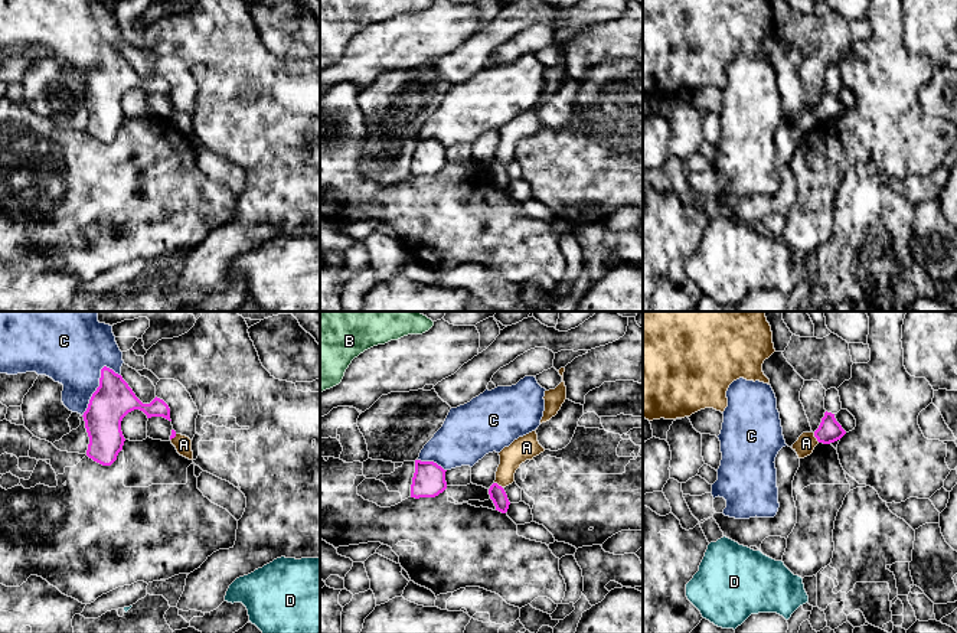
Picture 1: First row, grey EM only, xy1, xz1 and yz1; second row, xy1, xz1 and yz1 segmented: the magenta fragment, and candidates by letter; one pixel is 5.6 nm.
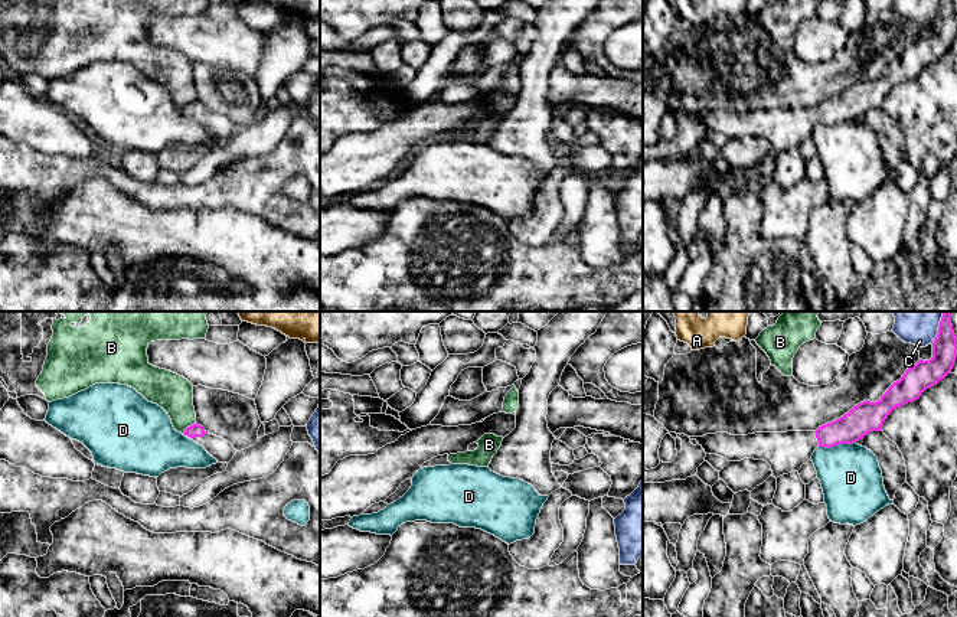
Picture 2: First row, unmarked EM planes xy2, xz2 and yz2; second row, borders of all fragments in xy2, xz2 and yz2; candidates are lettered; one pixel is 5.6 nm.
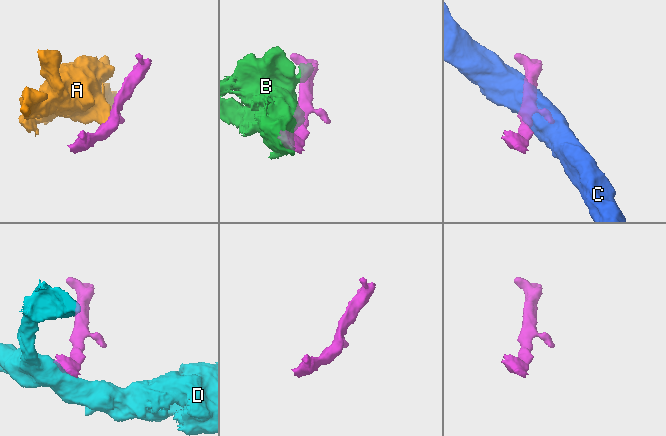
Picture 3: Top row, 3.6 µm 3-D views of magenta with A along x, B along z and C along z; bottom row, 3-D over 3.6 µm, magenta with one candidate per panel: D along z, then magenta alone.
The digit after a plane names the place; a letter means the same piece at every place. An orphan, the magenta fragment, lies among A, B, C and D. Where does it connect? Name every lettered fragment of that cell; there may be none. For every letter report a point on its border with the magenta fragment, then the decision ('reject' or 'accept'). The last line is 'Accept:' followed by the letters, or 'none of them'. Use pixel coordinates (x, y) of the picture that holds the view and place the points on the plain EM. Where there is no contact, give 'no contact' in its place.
A: meets magenta in yz1 at (815, 113); reject
B: meets magenta in xy2 at (190, 103); reject
C: meets magenta in xy1 at (100, 61); reject
D: meets magenta in yz2 at (836, 121); reject
Accept: none of them

